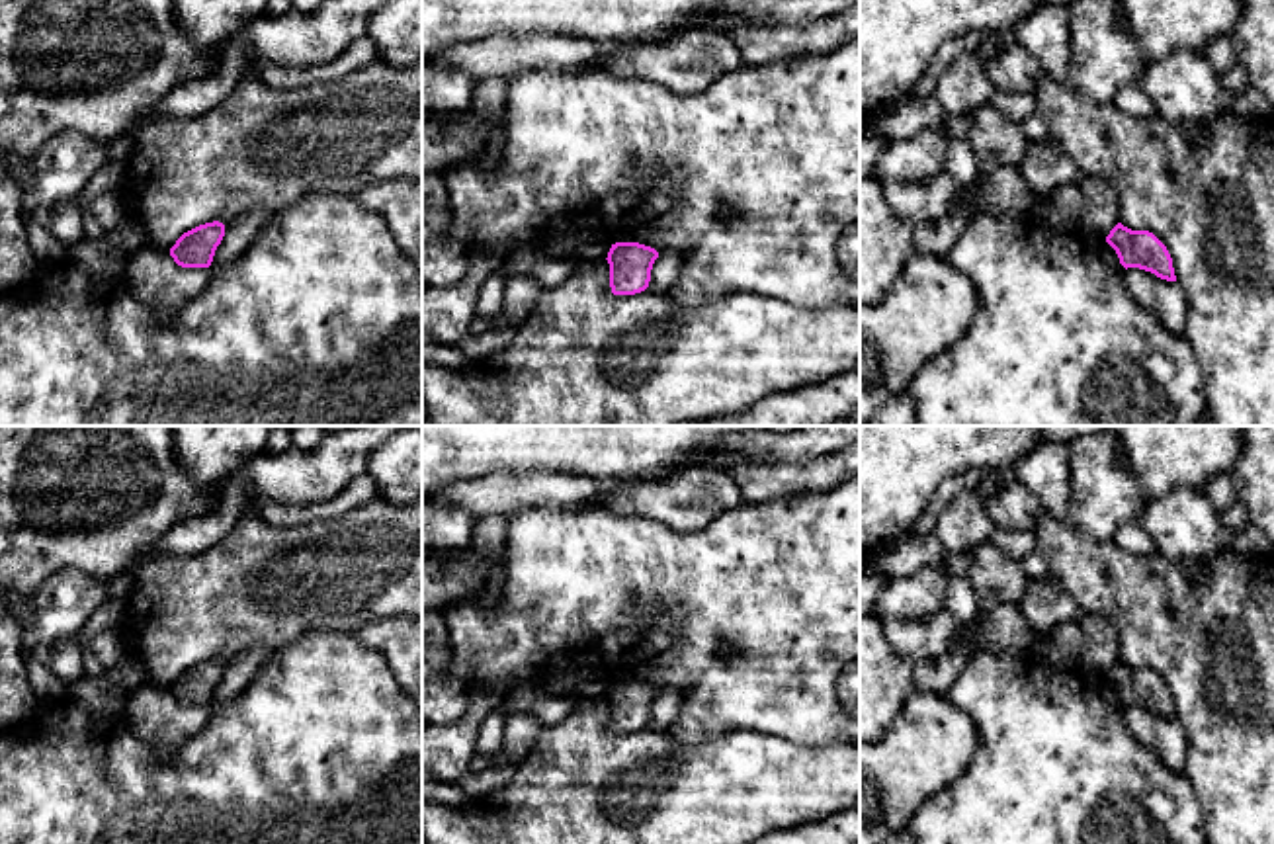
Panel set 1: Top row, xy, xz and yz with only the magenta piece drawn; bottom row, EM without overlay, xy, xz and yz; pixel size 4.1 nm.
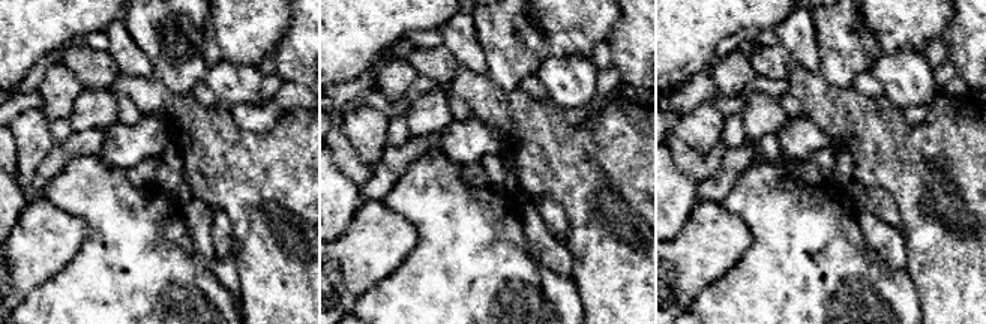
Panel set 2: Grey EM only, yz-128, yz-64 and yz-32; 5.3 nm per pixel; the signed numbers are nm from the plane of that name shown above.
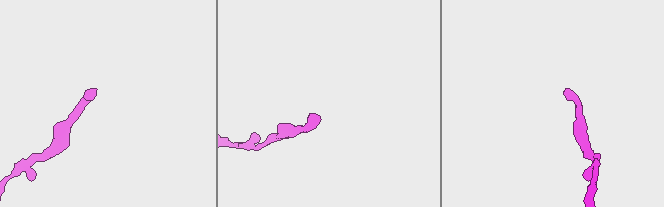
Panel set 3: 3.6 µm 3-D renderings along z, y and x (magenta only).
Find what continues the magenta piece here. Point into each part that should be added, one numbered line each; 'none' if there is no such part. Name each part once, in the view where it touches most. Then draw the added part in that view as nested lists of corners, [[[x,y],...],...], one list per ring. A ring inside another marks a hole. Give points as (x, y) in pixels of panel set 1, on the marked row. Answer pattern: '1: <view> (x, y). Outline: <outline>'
none

